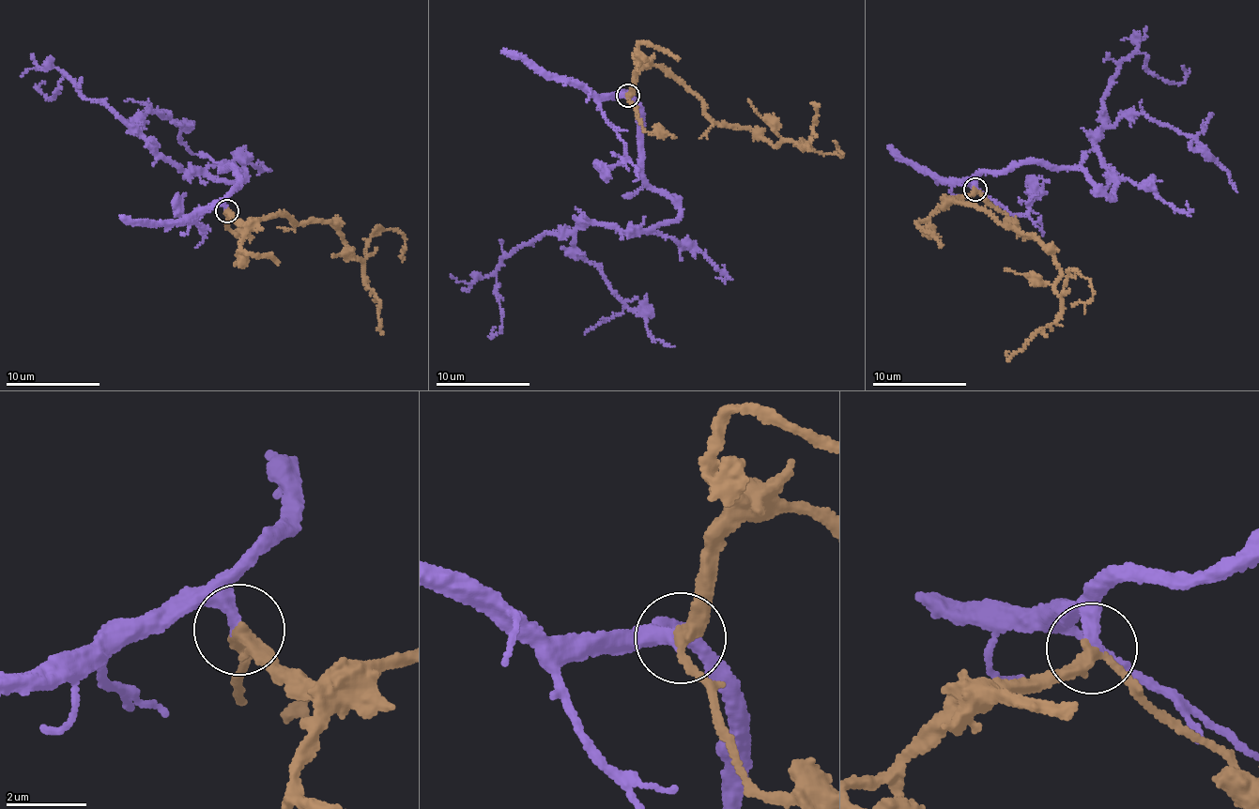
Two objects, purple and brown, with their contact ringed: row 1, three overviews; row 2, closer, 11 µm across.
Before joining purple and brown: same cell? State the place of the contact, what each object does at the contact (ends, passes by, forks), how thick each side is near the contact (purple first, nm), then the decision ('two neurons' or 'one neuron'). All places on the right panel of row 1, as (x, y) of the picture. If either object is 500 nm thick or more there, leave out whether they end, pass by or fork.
(974, 190) | purple ends | brown passes by | 320/280 nm | one neuron

